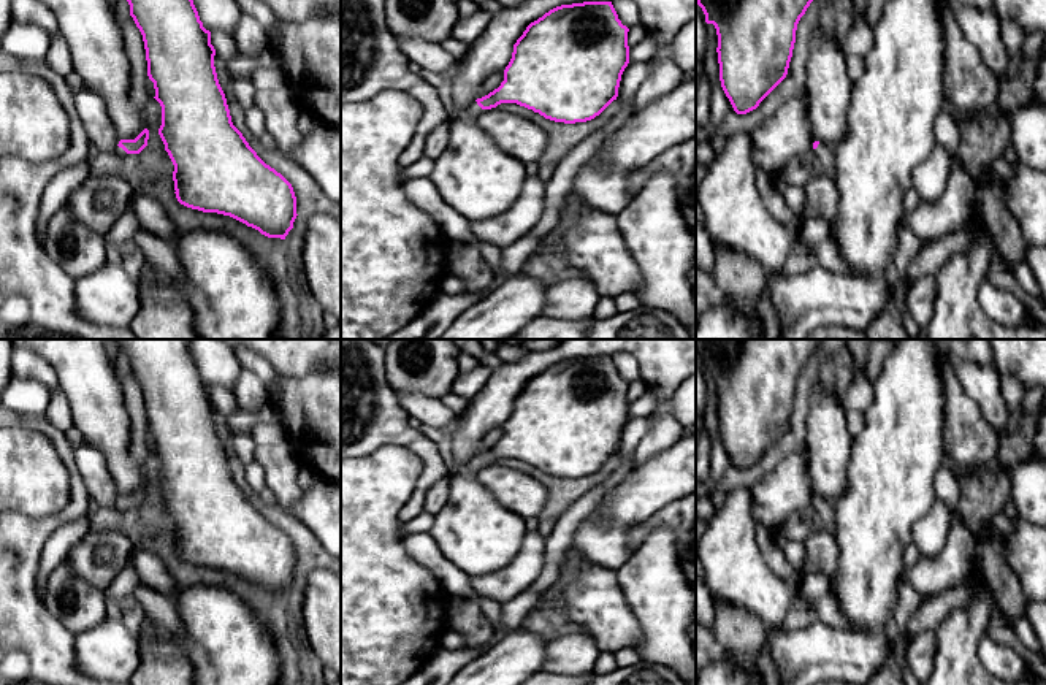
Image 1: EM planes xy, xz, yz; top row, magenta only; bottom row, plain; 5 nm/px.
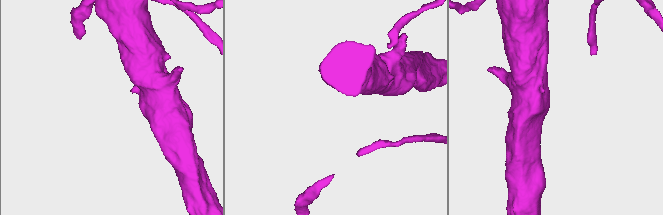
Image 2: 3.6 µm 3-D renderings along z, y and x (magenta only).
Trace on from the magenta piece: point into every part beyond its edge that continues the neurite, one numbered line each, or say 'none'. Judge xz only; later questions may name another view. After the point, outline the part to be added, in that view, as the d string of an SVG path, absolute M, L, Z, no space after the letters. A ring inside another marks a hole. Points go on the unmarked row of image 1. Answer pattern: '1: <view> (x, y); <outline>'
1: xz (474, 465); M474 457L474 458L463 468L463 474L464 474L464 476L475 476L482 466L483 466L483 465L477 460L477 457Z

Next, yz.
1: yz (826, 511); M819 498L816 504L813 504L815 511L821 517L821 528L824 528L827 533L835 533L835 511L830 503Z

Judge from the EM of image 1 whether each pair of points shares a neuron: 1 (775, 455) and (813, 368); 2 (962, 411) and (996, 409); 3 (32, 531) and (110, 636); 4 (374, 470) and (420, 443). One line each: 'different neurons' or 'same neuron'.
1: same neuron
2: different neurons
3: different neurons
4: different neurons

